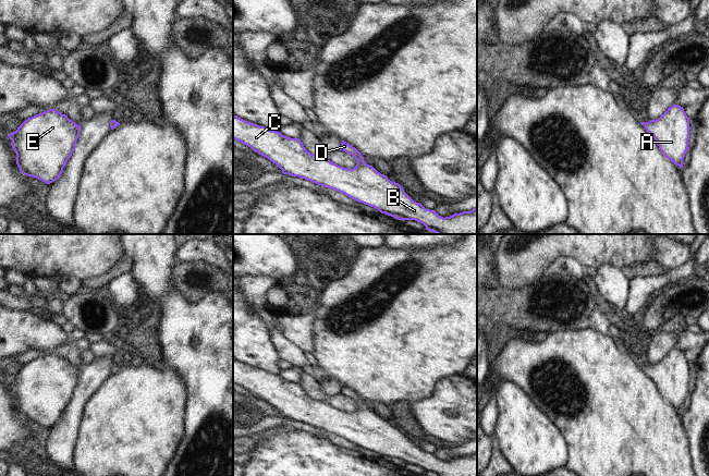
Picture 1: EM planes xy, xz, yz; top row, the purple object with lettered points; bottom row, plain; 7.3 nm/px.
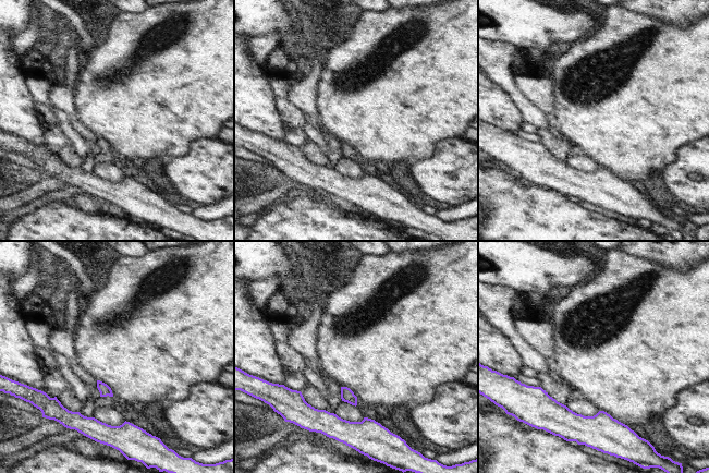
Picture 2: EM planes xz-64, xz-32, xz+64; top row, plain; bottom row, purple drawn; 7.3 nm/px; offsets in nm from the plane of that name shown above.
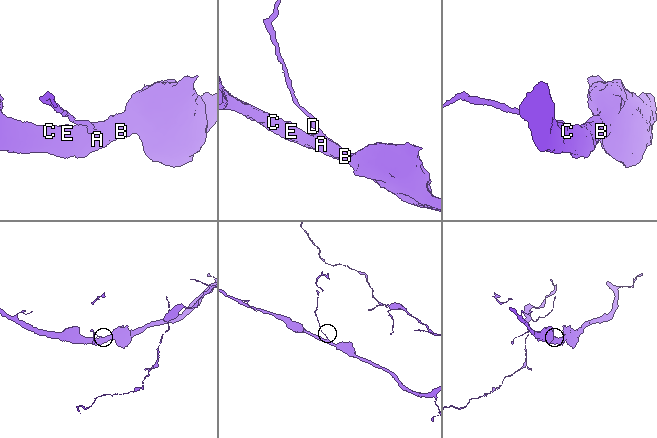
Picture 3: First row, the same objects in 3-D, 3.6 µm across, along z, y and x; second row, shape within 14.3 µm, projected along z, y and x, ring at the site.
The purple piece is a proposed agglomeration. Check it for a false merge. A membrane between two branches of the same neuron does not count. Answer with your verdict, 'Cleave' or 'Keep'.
Keep.

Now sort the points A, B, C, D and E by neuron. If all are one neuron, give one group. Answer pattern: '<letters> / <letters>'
A B C D E

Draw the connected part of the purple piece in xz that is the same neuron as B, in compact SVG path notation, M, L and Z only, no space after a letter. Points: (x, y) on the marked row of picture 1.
M233 114L233 139L250 147L254 151L276 163L283 174L298 176L323 187L332 188L350 198L378 209L399 220L415 220L423 223L426 230L436 234L477 234L477 207L470 211L441 217L436 210L426 209L420 203L414 202L399 183L392 182L387 175L378 172L372 166L364 161L360 152L342 141L340 150L352 155L357 164L353 169L338 166L327 158L317 157L306 150L300 138L291 138L280 132L271 131L265 126L247 122Z

